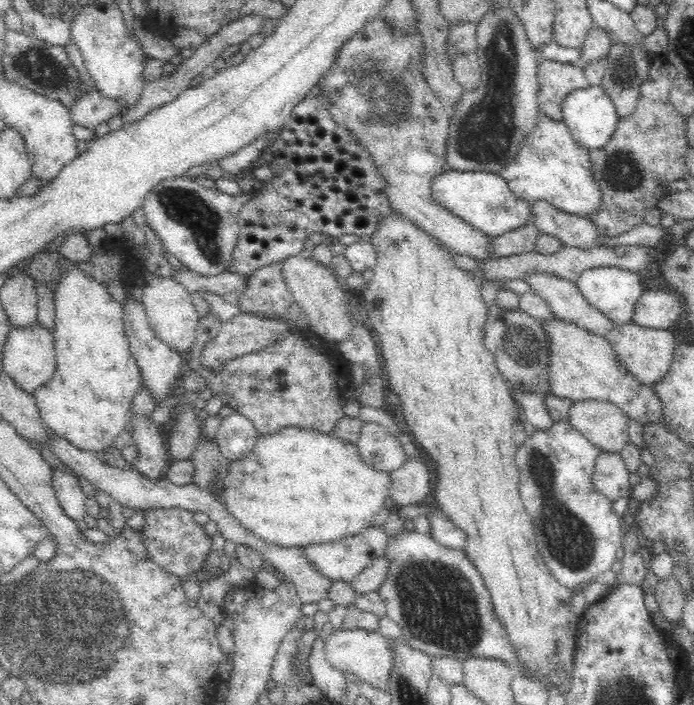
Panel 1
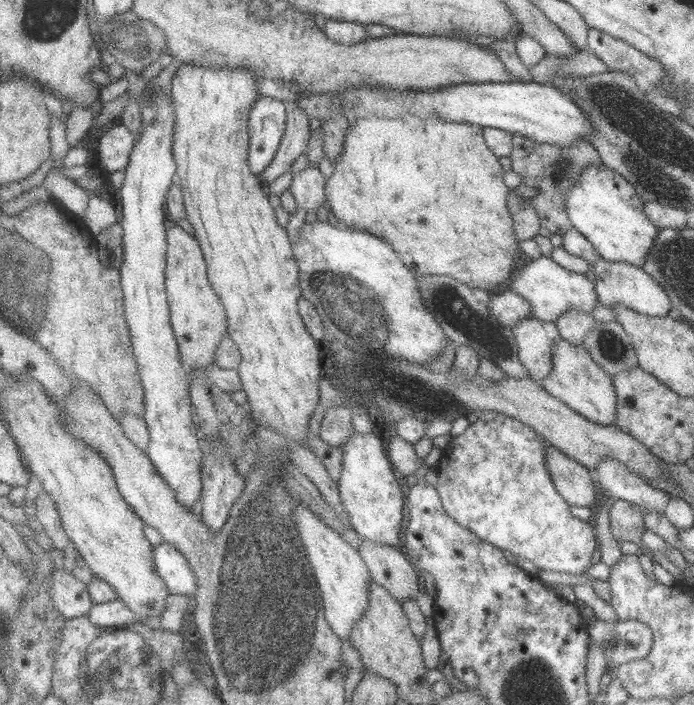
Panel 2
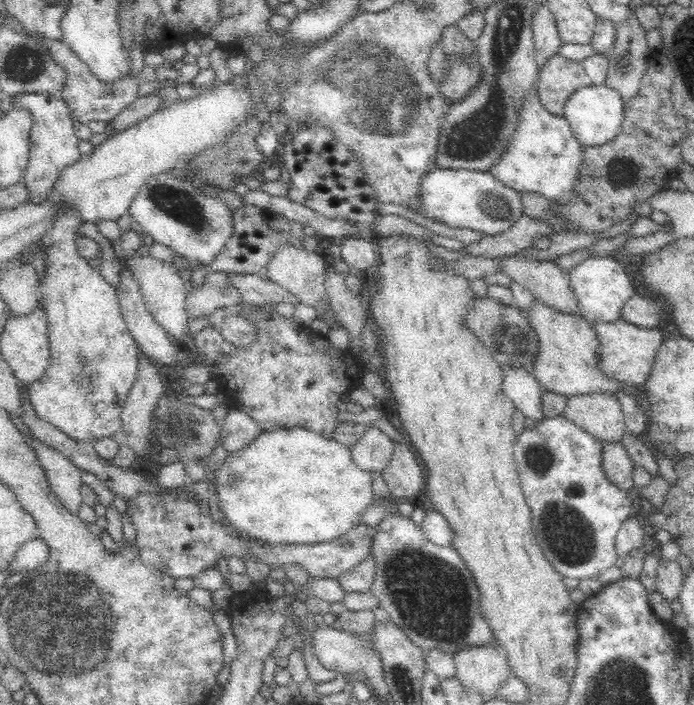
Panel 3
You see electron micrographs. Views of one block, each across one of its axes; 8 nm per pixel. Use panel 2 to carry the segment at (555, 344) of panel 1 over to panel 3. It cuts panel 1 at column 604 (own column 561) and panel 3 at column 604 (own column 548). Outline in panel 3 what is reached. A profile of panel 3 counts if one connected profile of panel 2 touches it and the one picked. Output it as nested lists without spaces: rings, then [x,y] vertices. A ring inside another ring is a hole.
[[[534,300],[531,308],[524,311],[524,314],[534,328],[534,333],[539,341],[539,349],[536,352],[536,360],[532,364],[531,372],[545,390],[566,397],[591,393],[615,394],[616,396],[615,390],[621,388],[624,393],[630,393],[630,397],[633,395],[638,397],[642,403],[644,415],[649,414],[650,404],[643,387],[606,377],[600,371],[600,367],[598,367],[600,342],[588,319],[558,312],[538,300]]]

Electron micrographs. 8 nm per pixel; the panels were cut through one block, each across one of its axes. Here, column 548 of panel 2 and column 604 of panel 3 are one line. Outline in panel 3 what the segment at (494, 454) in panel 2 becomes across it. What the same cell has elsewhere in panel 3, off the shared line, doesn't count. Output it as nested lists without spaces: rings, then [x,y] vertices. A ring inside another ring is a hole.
[[[565,415],[554,418],[543,418],[540,422],[536,422],[534,428],[524,428],[522,433],[516,436],[513,455],[515,463],[519,470],[519,477],[521,482],[521,491],[526,499],[526,504],[530,507],[532,526],[534,536],[536,538],[538,547],[544,553],[546,560],[554,567],[556,572],[559,572],[562,577],[574,578],[582,580],[582,578],[597,578],[601,572],[608,570],[611,566],[615,566],[616,558],[619,556],[616,551],[616,538],[618,531],[621,529],[624,520],[630,518],[637,508],[637,501],[635,498],[627,497],[628,491],[620,490],[615,484],[612,484],[608,477],[602,470],[602,449],[604,442],[598,440],[595,436],[588,434],[573,422],[570,422]]]

